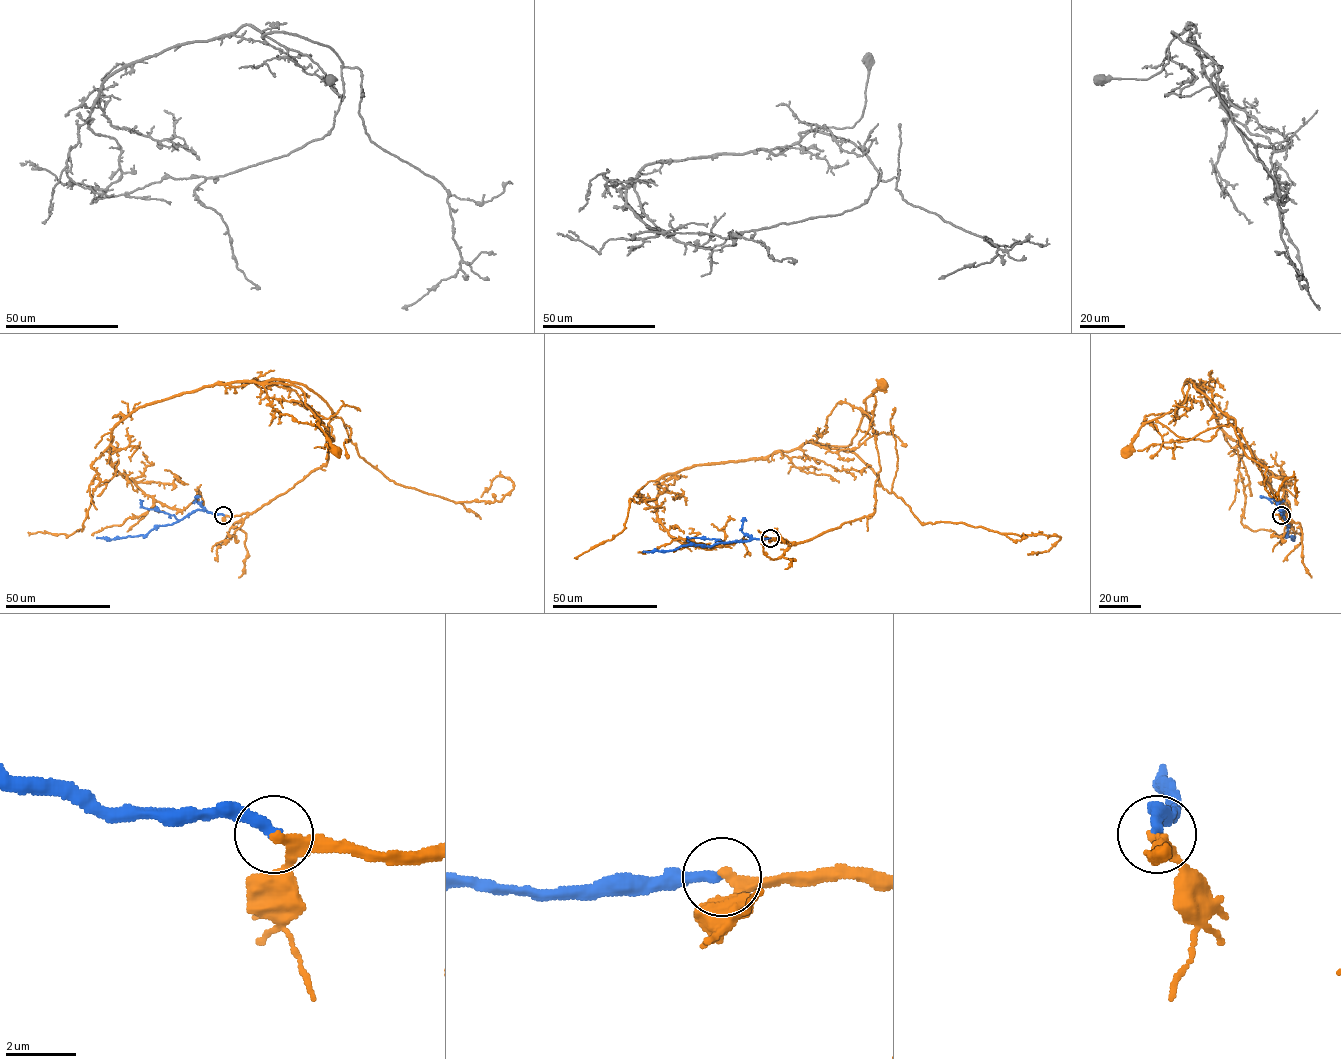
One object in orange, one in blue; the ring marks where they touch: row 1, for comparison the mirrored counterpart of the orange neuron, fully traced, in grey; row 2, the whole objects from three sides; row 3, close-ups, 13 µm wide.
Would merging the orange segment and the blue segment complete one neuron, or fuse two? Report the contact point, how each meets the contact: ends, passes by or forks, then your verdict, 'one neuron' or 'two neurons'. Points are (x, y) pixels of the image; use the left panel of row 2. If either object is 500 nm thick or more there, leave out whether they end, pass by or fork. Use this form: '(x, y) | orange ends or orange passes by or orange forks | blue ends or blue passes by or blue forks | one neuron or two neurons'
(223, 515) | orange passes by | blue ends | one neuron

